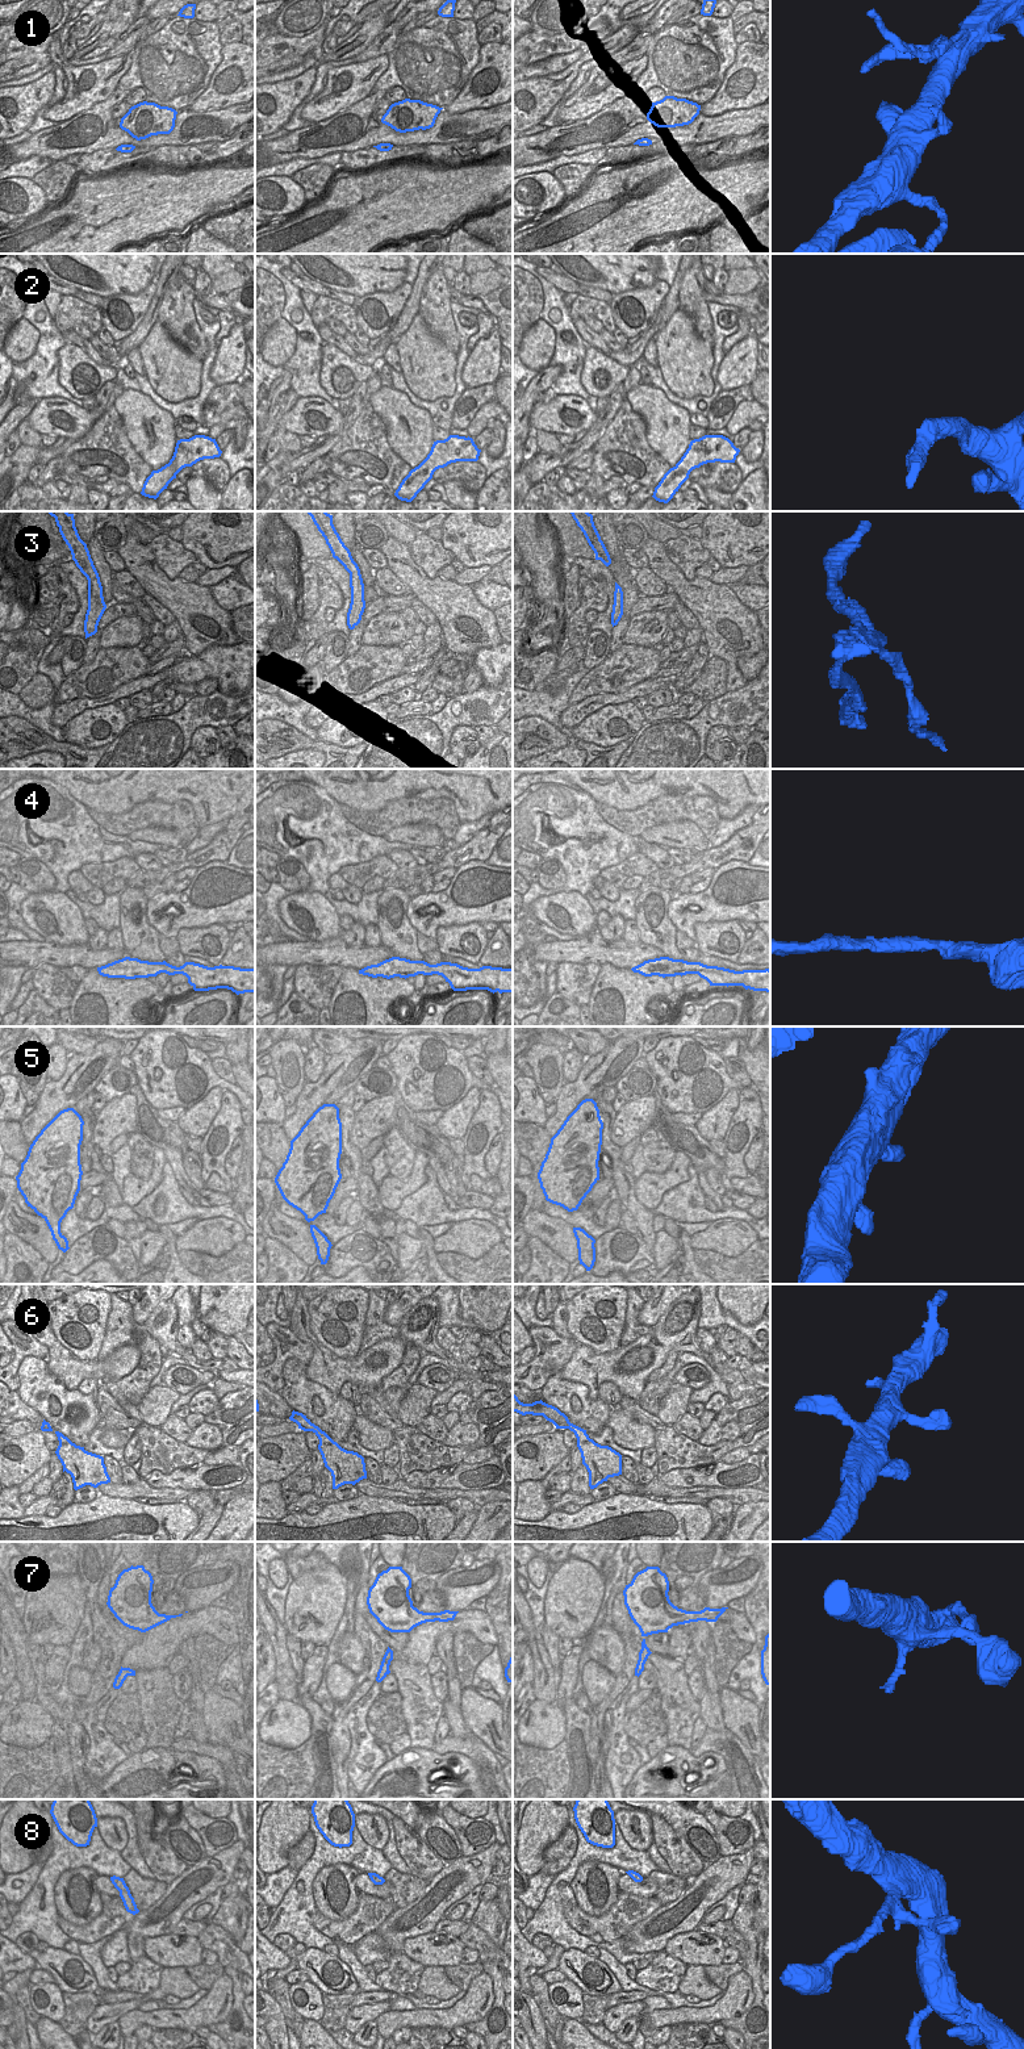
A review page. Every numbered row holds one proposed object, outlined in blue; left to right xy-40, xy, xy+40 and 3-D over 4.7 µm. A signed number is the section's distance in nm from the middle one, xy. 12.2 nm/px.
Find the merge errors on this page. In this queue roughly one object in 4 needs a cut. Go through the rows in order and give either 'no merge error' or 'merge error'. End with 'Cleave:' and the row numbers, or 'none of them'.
1: no merge error
2: no merge error
3: merge error
4: no merge error
5: no merge error
6: no merge error
7: no merge error
8: no merge error
Cleave: 3

